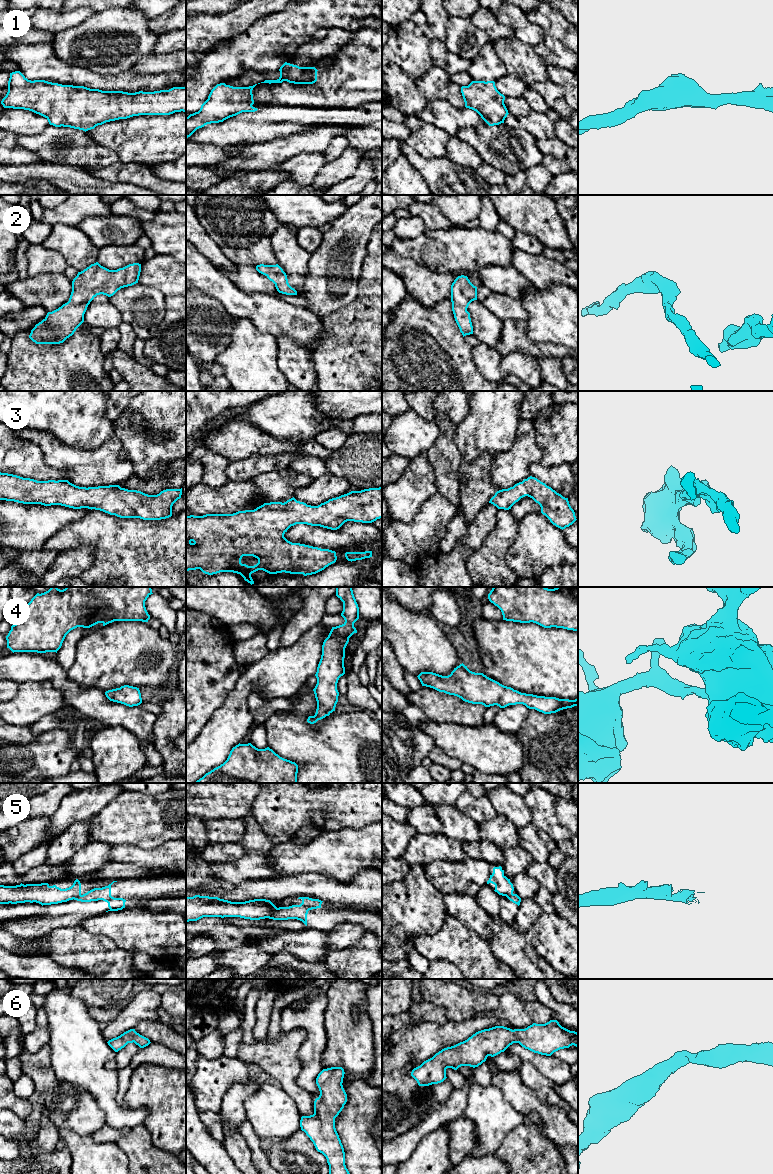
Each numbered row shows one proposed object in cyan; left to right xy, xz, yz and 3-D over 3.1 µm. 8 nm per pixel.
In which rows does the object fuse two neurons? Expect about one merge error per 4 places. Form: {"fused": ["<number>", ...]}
{"fused": ["5"]}

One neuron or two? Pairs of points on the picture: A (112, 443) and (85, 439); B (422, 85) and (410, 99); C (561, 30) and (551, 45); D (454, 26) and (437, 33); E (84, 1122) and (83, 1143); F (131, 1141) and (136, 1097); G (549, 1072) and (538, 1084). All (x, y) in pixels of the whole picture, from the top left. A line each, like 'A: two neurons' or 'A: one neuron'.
A: two neurons
B: two neurons
C: two neurons
D: two neurons
E: two neurons
F: two neurons
G: two neurons

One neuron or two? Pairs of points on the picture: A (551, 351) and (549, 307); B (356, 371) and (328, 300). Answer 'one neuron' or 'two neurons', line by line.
A: two neurons
B: two neurons

